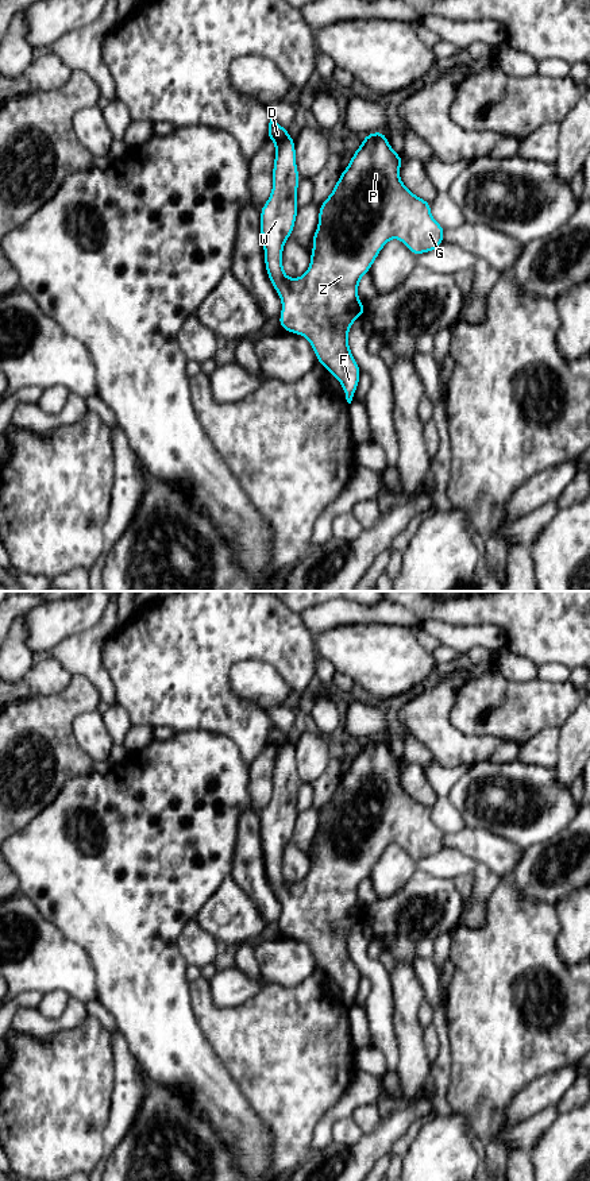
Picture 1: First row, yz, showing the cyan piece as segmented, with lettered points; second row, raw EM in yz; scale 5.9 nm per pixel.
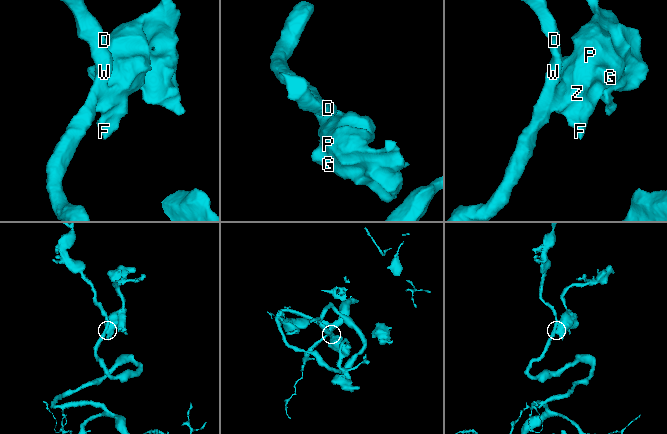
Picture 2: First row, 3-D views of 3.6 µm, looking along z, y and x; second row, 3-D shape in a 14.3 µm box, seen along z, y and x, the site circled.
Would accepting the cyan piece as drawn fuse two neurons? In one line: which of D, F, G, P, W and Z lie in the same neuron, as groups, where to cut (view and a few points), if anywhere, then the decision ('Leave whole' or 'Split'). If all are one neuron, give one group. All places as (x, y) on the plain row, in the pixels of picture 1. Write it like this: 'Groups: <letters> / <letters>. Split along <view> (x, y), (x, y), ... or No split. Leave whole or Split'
Groups: D F G P W Z. No split. Leave whole

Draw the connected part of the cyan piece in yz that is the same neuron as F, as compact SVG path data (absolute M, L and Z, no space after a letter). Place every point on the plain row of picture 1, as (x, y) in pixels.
M270 722L267 742L275 748L275 764L273 795L261 813L261 840L266 876L282 906L278 927L286 937L309 945L317 966L342 988L346 1004L351 1008L362 976L348 952L348 934L359 921L367 918L358 902L360 883L390 844L398 842L413 860L419 860L440 852L446 834L431 821L431 807L414 800L401 787L400 771L404 761L393 756L383 736L371 737L363 741L331 800L320 808L308 876L300 883L288 883L284 877L282 856L293 838L301 781L296 771L296 746L289 741L288 733Z

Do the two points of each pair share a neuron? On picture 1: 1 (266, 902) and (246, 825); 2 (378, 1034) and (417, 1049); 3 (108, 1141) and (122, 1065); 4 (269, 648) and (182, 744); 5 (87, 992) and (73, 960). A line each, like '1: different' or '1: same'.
1: same
2: different
3: same
4: different
5: same

